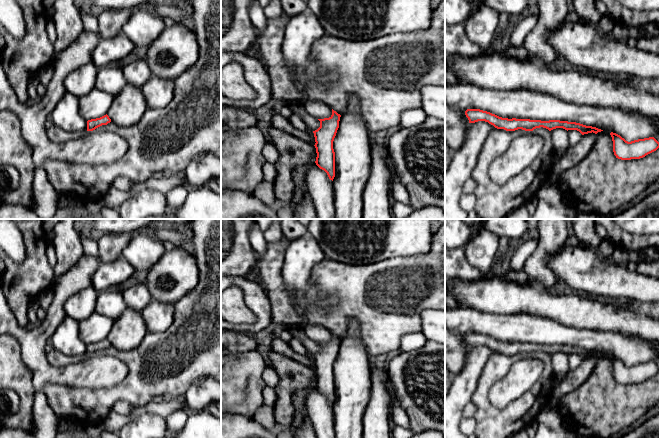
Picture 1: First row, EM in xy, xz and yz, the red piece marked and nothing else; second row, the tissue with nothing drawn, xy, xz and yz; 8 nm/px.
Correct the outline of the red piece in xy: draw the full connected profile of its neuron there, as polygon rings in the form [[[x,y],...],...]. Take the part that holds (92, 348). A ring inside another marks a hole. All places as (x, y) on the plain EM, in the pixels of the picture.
[[[107,338],[100,342],[88,344],[87,345],[87,355],[93,355],[96,352],[102,349],[107,349],[110,346],[111,346],[111,343],[109,342]]]

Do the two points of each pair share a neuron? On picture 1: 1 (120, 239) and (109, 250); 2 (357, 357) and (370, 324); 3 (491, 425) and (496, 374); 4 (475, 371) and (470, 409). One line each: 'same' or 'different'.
1: same
2: different
3: same
4: different

